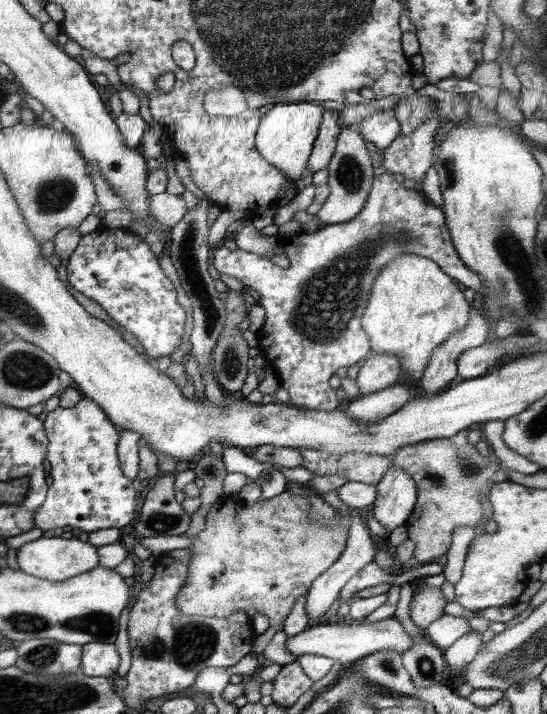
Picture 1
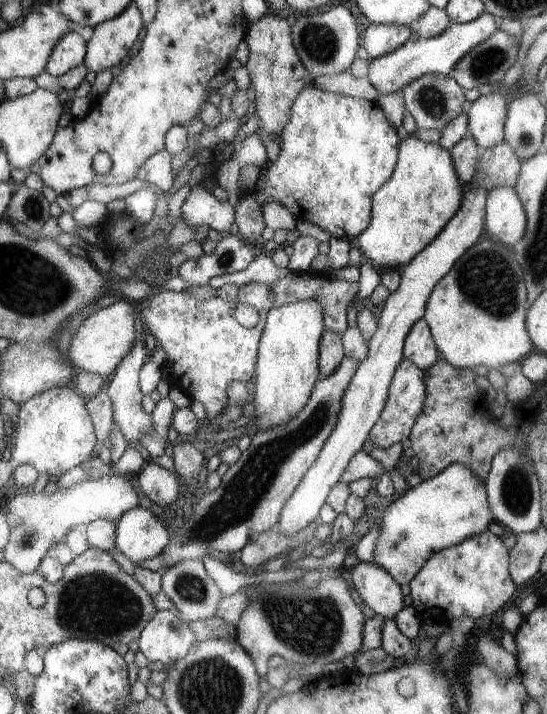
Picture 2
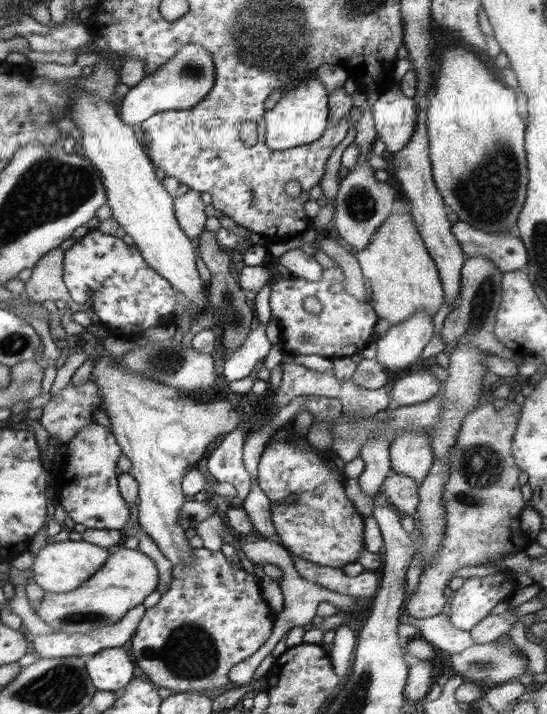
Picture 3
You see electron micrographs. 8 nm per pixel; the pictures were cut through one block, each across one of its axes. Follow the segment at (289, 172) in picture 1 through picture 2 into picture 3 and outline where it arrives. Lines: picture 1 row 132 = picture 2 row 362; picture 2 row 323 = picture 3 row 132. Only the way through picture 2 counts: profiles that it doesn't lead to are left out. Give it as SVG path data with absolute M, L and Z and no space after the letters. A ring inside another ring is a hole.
M314 75L294 86L293 90L282 95L272 110L267 110L263 117L267 129L265 144L272 151L290 151L315 143L324 135L330 123L329 117L329 93L319 77Z

